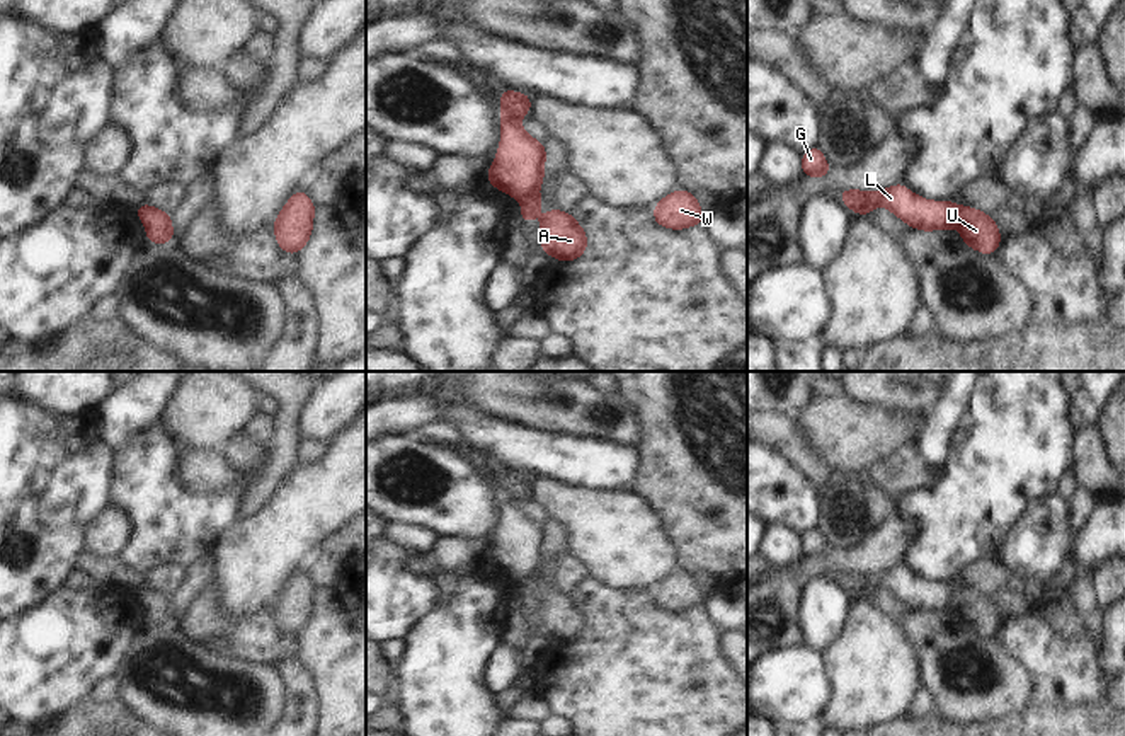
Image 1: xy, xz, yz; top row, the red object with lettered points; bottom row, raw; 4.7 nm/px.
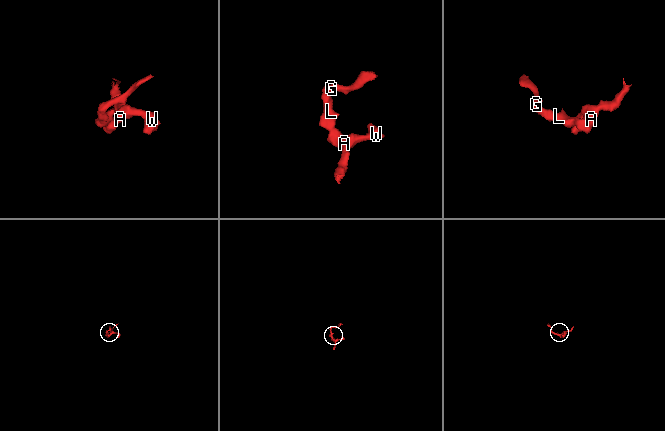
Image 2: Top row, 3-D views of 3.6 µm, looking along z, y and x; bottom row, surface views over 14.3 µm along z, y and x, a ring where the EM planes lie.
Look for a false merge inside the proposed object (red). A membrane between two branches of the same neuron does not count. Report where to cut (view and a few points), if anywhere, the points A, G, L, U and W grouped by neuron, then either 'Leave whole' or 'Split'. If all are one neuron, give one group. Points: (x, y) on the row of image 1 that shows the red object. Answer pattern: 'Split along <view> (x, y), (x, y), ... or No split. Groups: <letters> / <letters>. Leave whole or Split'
Split along yz (957, 206), (950, 225). Groups: A U W / G L. Split

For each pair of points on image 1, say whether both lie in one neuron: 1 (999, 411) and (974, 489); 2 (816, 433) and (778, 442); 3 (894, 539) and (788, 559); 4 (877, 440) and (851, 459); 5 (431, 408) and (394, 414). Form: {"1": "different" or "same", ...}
{"1": "same", "2": "different", "3": "different", "4": "same", "5": "same"}

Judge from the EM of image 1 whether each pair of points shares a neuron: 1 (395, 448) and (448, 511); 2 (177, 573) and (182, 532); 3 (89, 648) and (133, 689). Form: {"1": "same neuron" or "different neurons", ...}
{"1": "same neuron", "2": "different neurons", "3": "different neurons"}

